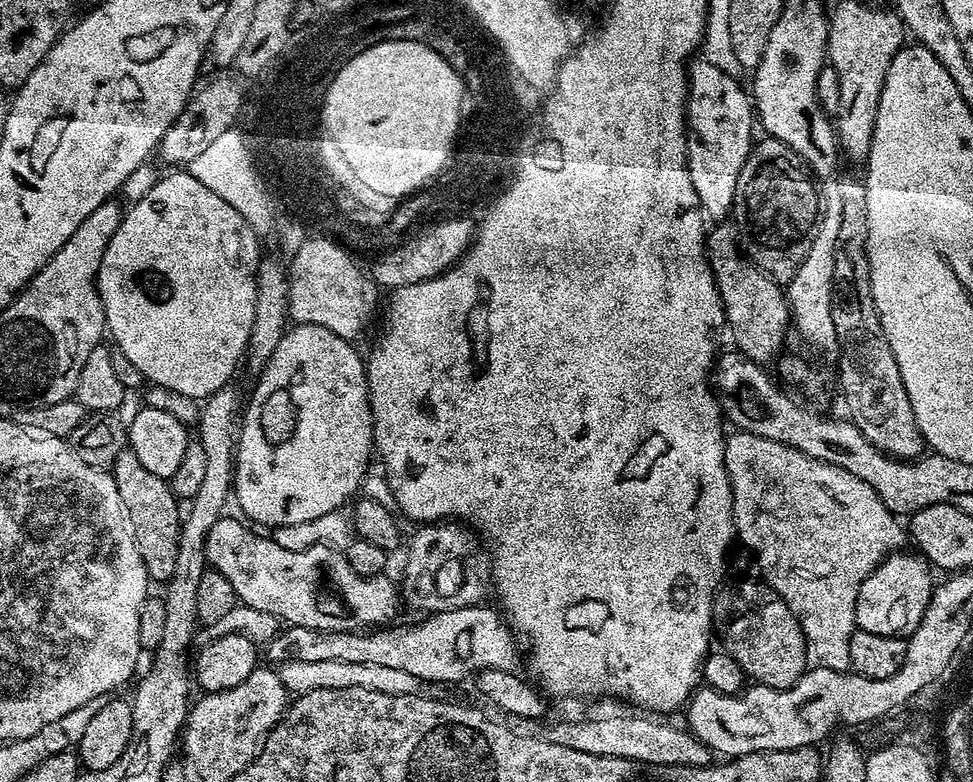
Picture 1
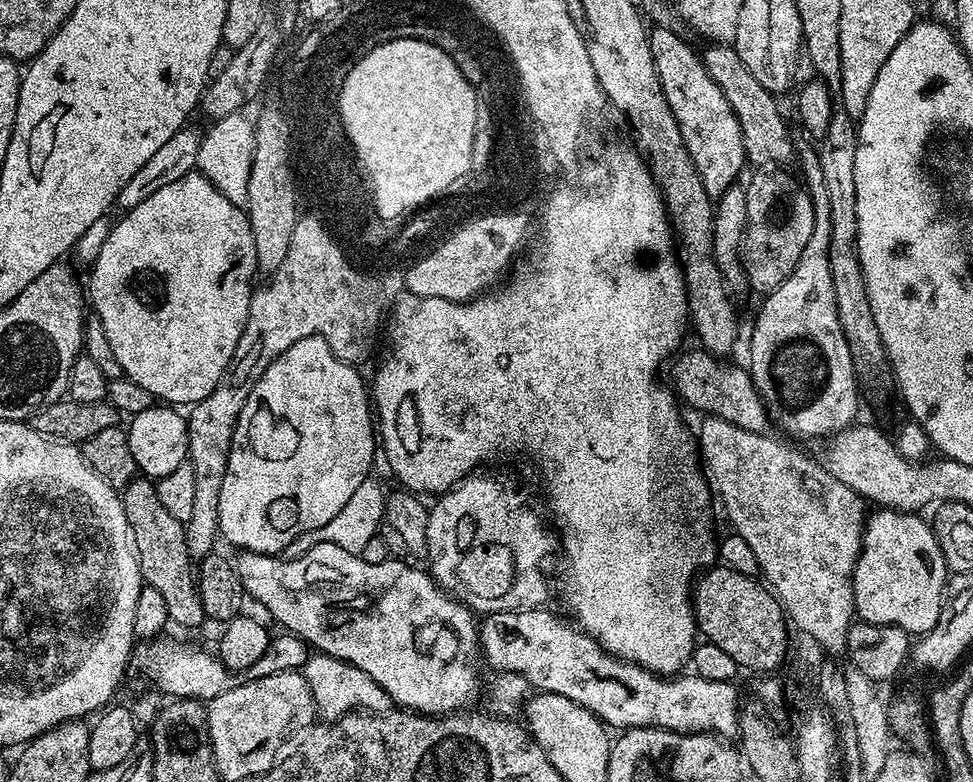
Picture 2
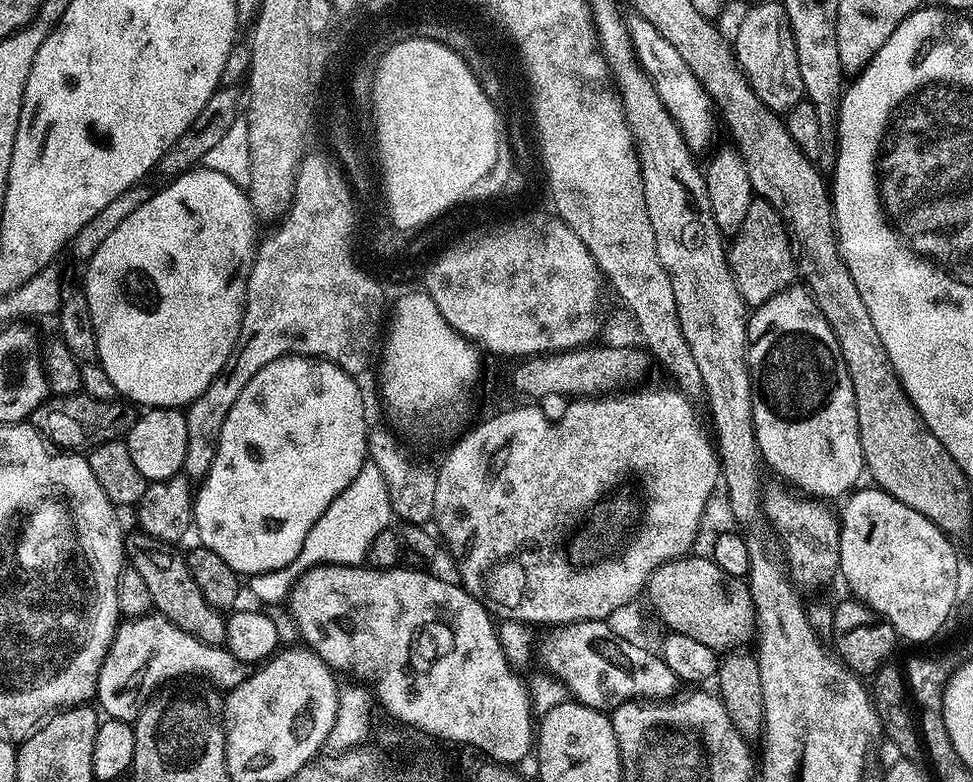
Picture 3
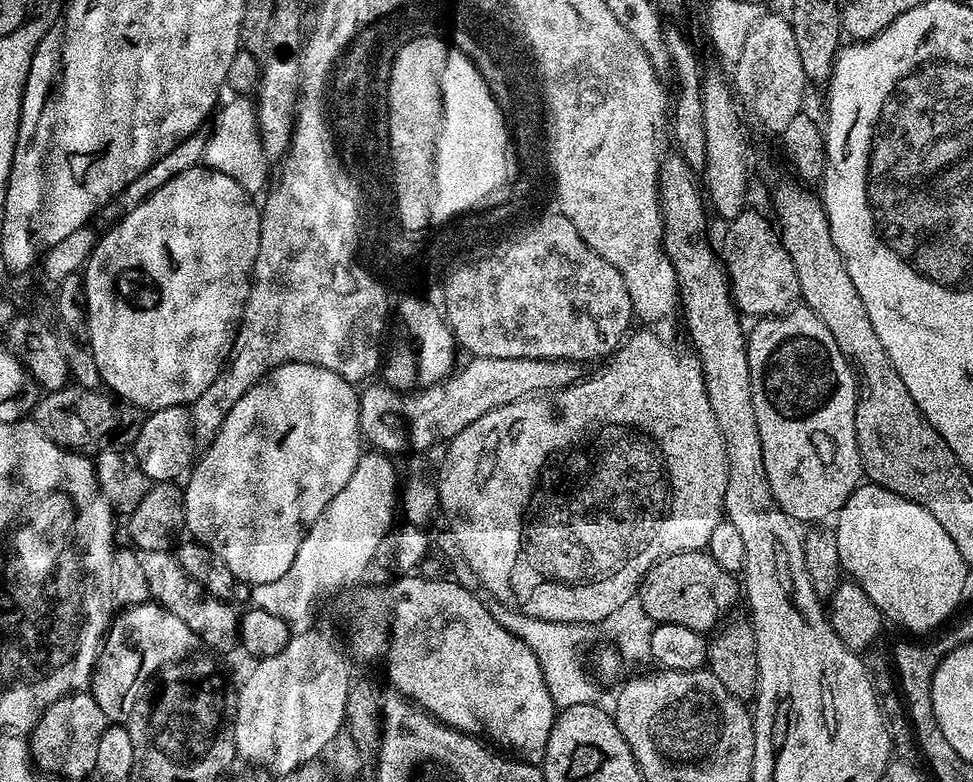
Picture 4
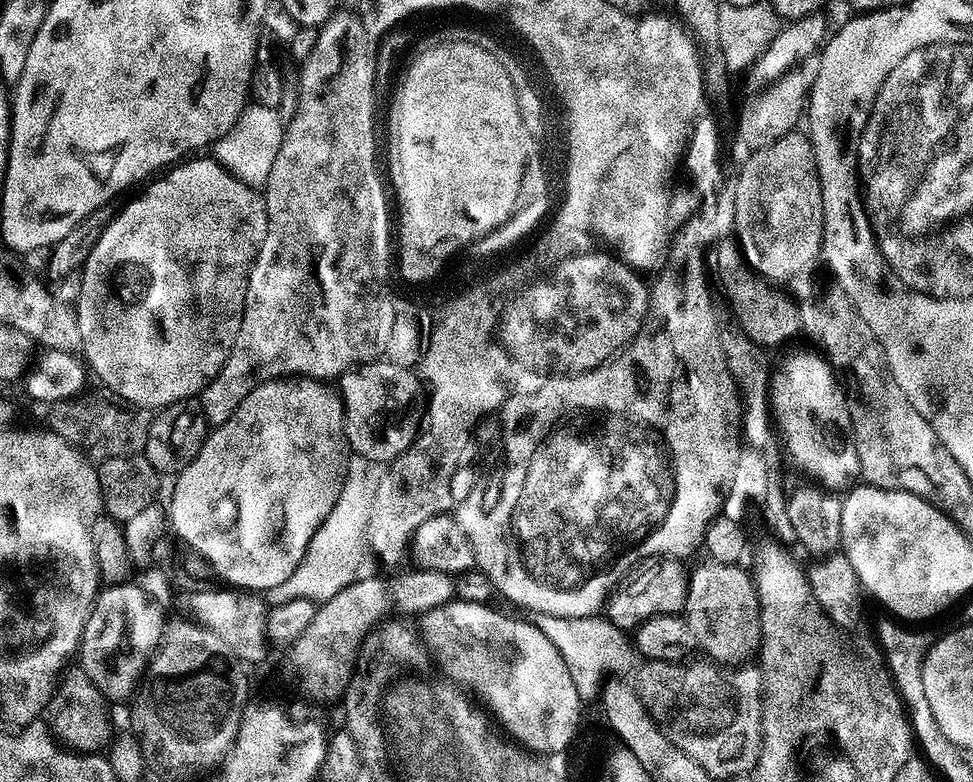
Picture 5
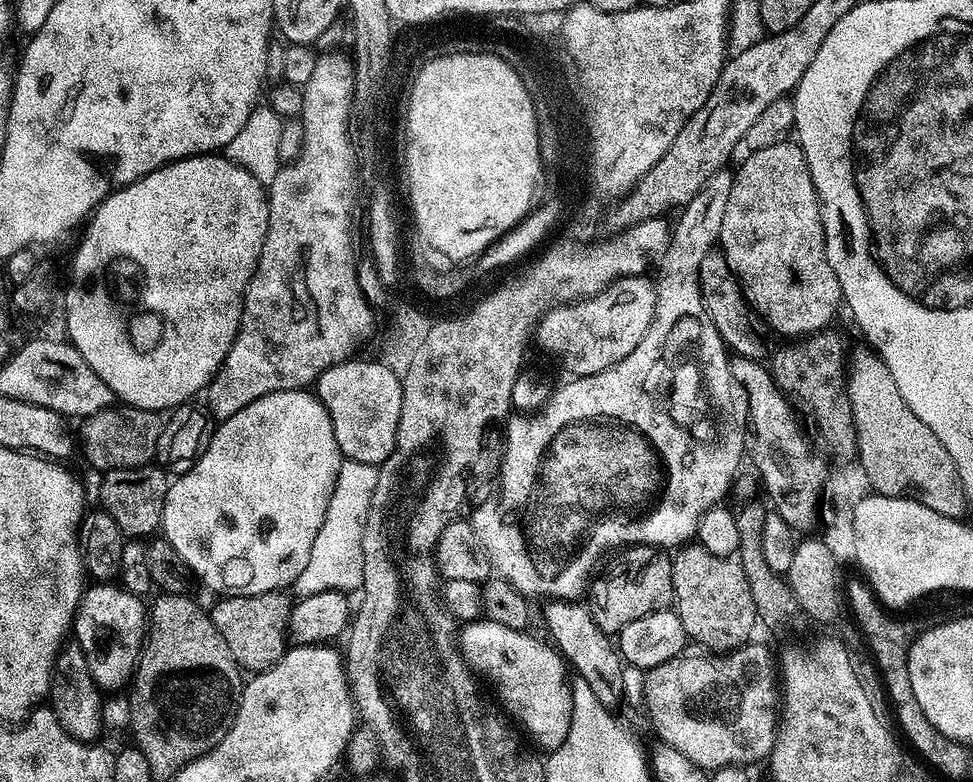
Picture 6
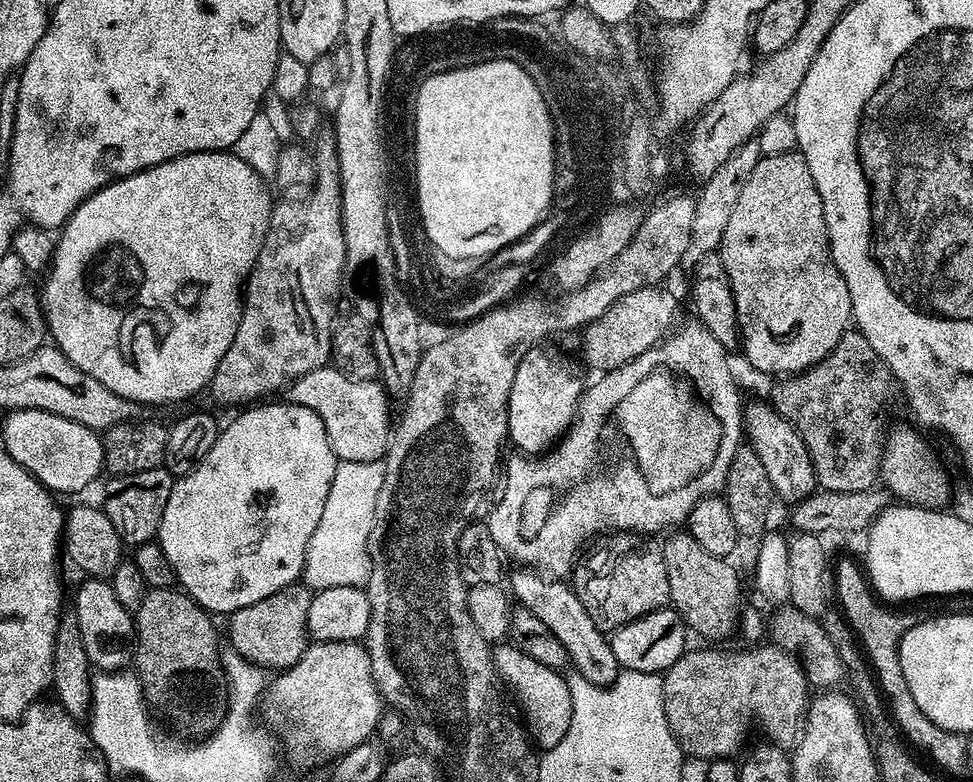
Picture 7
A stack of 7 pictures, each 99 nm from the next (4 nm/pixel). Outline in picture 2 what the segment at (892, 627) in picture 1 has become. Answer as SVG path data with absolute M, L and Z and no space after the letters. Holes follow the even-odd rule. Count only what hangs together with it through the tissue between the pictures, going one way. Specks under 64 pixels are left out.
M876 510L876 513L867 517L864 526L864 543L860 546L860 557L856 560L856 569L852 575L852 589L854 590L854 602L856 603L855 615L865 624L889 624L898 626L910 634L923 634L938 622L938 614L944 609L946 589L950 579L948 563L944 561L942 550L938 546L938 538L932 532L932 525L923 515L915 512L893 512L891 510Z

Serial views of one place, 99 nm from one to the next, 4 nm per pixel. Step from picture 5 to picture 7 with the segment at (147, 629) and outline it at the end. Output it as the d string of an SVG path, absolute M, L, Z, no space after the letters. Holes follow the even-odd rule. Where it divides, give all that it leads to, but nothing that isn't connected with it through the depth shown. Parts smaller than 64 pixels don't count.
M88 578L76 592L74 611L78 630L82 630L82 643L86 645L86 658L93 669L118 672L129 667L134 656L134 616L114 594L111 583L104 578Z

